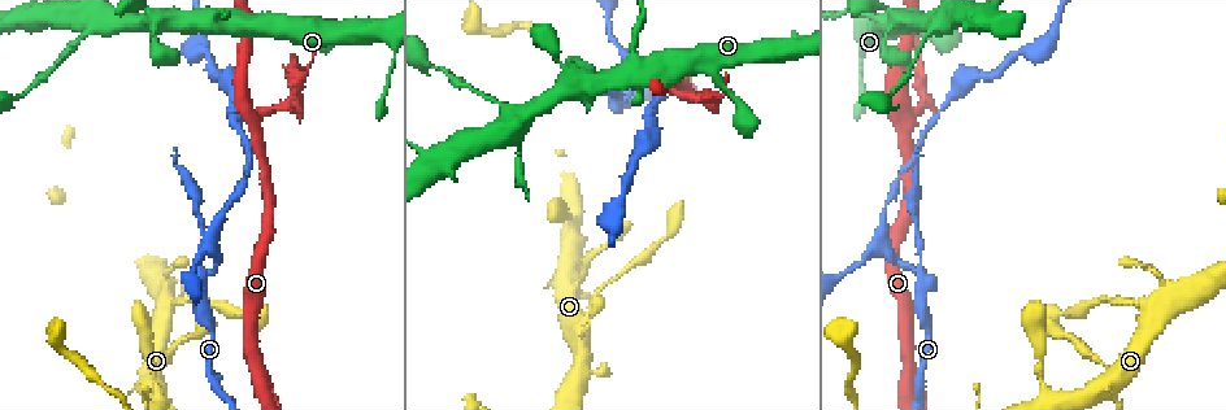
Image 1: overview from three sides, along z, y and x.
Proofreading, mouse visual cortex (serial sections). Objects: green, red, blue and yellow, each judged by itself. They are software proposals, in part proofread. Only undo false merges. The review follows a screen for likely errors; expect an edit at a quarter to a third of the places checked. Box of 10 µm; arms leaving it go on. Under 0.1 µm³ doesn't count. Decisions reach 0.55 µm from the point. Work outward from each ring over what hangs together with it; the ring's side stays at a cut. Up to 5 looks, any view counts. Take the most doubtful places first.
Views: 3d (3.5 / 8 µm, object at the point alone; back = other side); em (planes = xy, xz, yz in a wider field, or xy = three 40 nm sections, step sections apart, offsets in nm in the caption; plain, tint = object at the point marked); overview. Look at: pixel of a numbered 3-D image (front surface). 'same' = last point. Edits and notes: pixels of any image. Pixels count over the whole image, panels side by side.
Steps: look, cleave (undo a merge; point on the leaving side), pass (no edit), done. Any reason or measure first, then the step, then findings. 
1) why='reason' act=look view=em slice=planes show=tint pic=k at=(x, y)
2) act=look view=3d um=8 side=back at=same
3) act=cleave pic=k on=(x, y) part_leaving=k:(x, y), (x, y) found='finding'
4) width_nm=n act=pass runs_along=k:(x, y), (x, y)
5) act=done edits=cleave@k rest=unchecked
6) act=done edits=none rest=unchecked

why='arms part here' act=look view=3d um=8 pic=1 at=(923, 279)

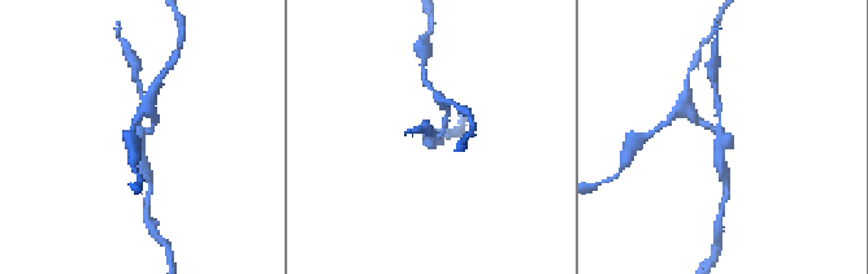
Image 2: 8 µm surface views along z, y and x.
arms=3 arm_widths_nm=150,150,300 why='need the tissue' act=look view=em slice=xy step=1 show=tint at=same

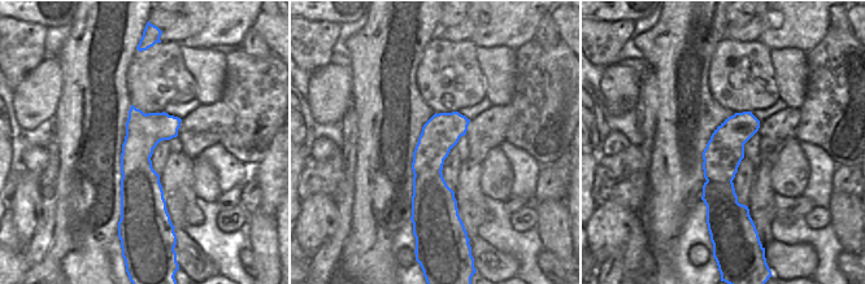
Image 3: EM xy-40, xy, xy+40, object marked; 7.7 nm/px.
act=cleave pic=2 on=(694, 118) part_leaving=2:(139, 140), (155, 125), (152, 111) found='two cells meet here'

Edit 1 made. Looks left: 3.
why='redraw' act=look view=overview

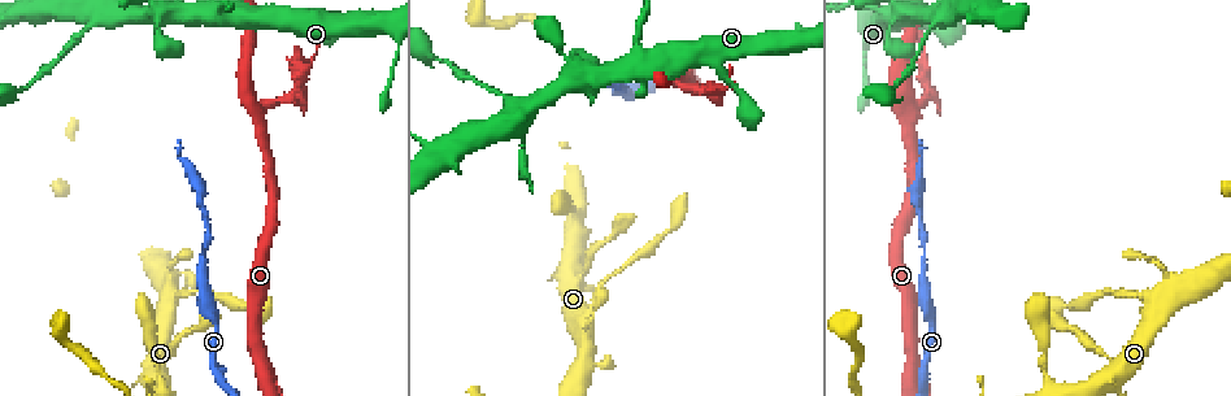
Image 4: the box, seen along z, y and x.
why='a fork' act=look view=3d um=8 pic=4 at=(258, 118)

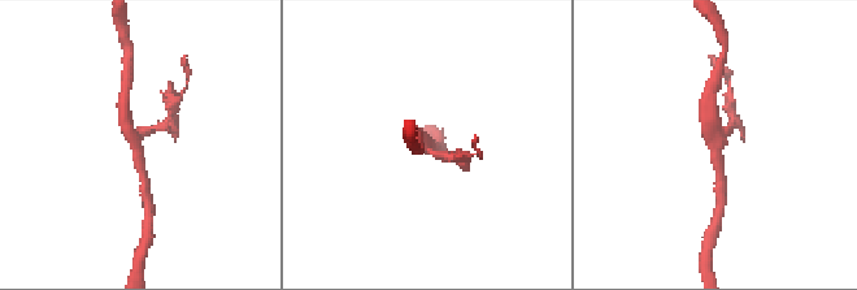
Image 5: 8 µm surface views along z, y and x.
arms=3 arm_widths_nm=200,250,350 why='now the EM' act=look view=em slice=xy step=3 show=tint at=same

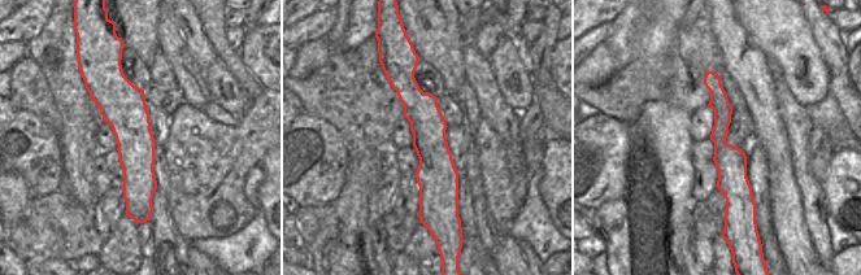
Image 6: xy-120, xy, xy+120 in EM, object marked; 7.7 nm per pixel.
act=cleave pic=5 on=(449, 156) part_leaving=5:(427, 150), (436, 155), (464, 156) found='a second cell is stuck on'

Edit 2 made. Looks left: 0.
act=done edits=cleave@2,cleave@5 rest=unchecked

